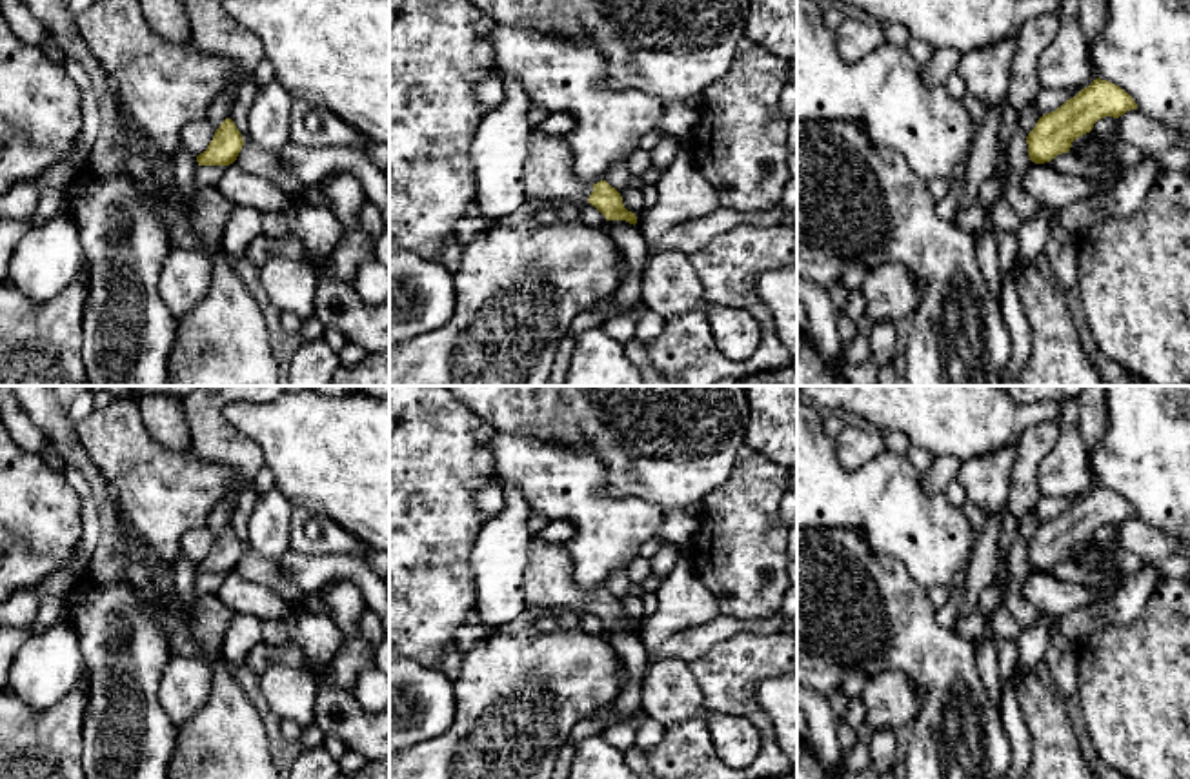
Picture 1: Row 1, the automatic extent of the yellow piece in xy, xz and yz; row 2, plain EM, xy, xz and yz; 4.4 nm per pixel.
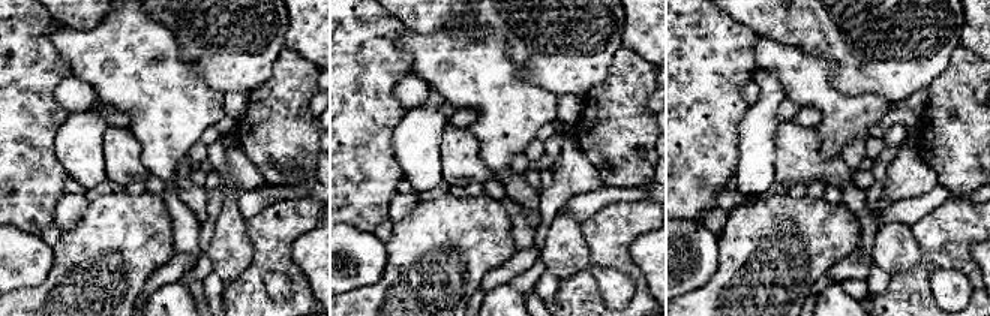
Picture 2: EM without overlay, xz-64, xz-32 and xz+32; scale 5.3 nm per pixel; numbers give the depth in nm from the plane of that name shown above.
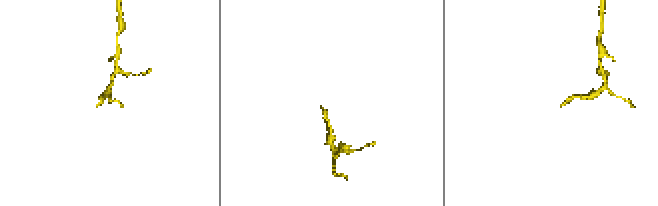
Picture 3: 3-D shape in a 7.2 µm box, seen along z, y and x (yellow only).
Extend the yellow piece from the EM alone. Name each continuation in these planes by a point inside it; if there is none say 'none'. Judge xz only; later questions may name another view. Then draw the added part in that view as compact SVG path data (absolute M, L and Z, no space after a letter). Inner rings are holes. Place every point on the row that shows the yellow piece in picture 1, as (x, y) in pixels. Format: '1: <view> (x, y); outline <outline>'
1: xz (548, 175); outline M533 129L522 164L526 202L537 209L588 202L593 184L582 182L575 175L573 160L564 137L550 137Z

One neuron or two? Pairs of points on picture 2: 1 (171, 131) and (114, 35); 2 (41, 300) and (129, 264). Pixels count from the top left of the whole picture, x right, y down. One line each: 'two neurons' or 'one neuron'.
1: one neuron
2: one neuron

